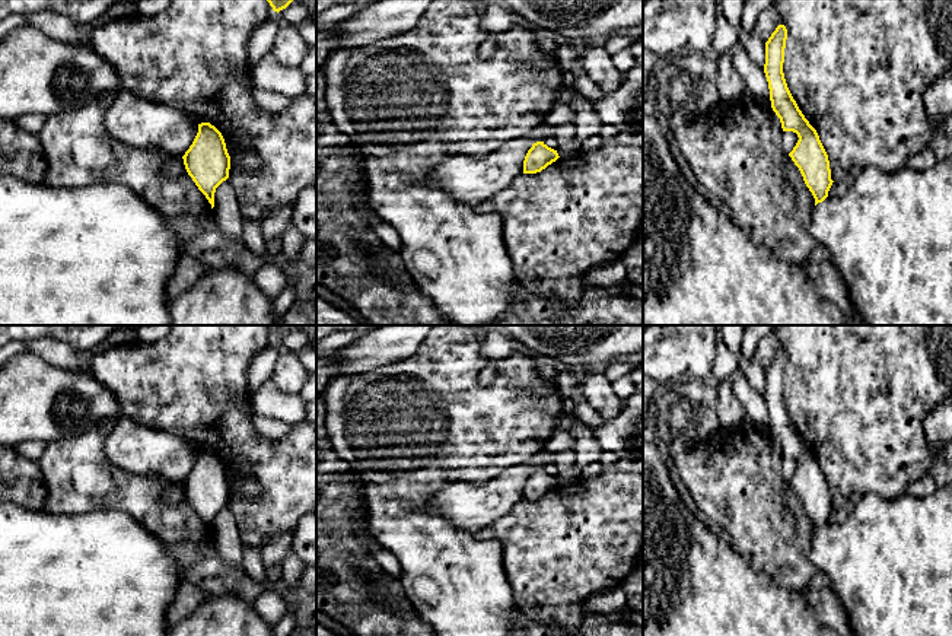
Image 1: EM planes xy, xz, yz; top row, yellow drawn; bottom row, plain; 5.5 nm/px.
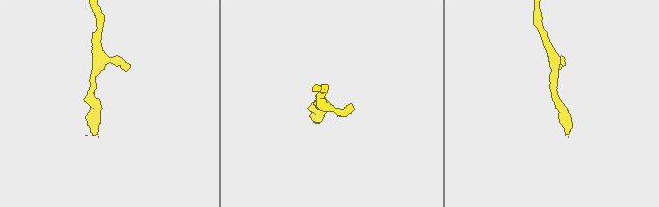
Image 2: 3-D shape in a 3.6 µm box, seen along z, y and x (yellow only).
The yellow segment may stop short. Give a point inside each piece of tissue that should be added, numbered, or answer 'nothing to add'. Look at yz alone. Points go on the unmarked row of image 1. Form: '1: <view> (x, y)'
1: yz (890, 562)

